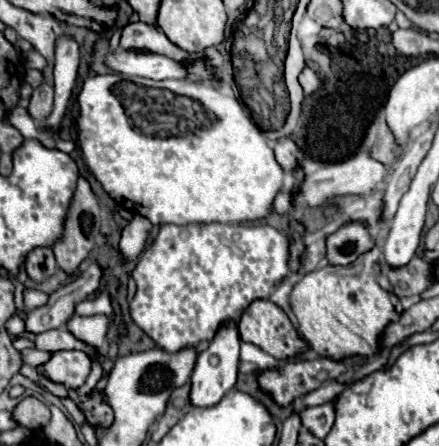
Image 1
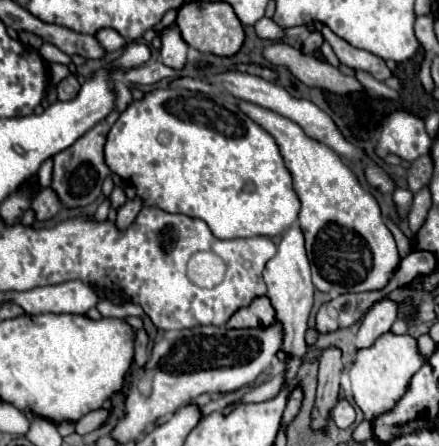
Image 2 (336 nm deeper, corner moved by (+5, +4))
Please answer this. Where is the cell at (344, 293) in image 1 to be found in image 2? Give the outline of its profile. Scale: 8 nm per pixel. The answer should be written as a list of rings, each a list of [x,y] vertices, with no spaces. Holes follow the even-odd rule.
[[[387,333],[381,335],[373,347],[357,351],[353,357],[353,365],[349,369],[349,379],[355,403],[363,411],[365,419],[373,421],[375,417],[391,411],[405,395],[411,377],[421,369],[421,365],[423,359],[417,353],[417,341],[409,335]]]

